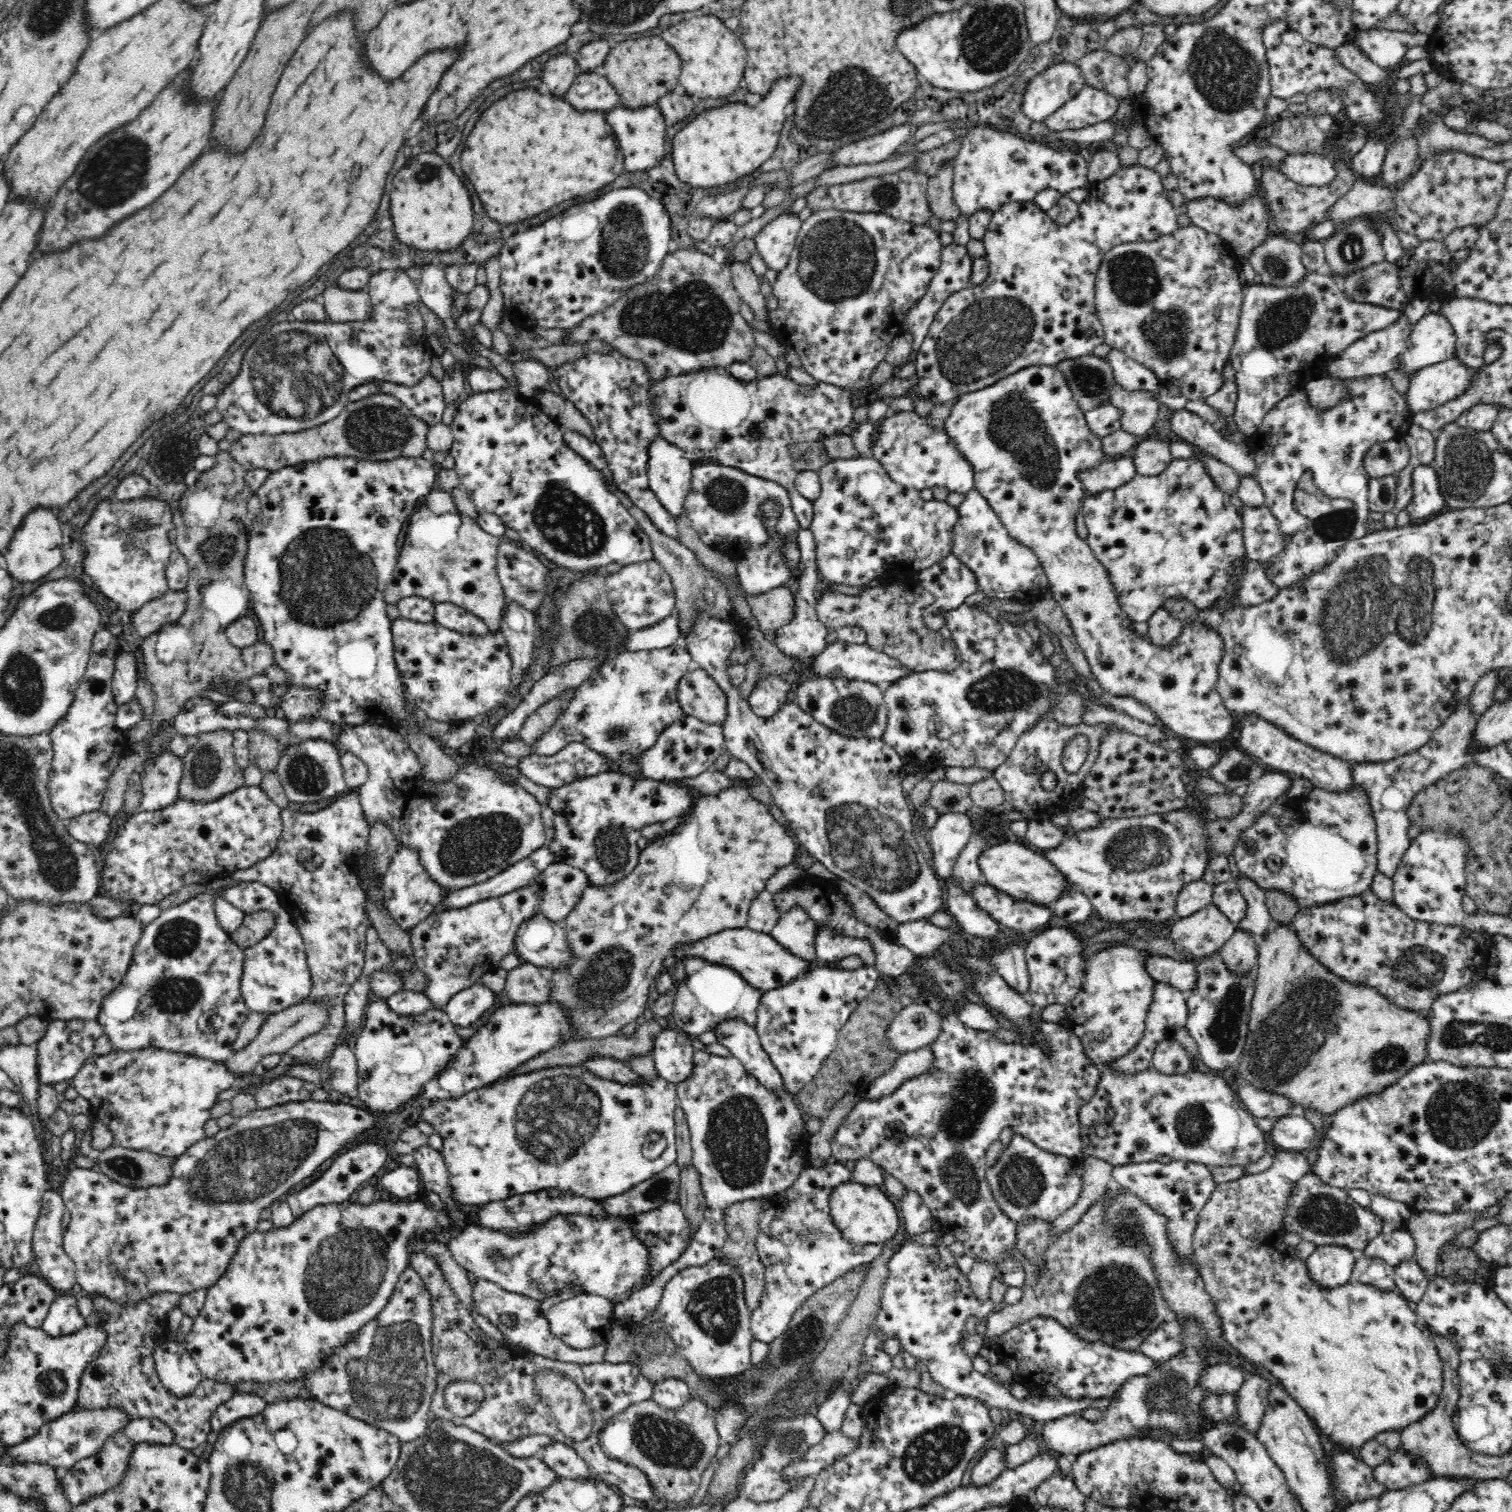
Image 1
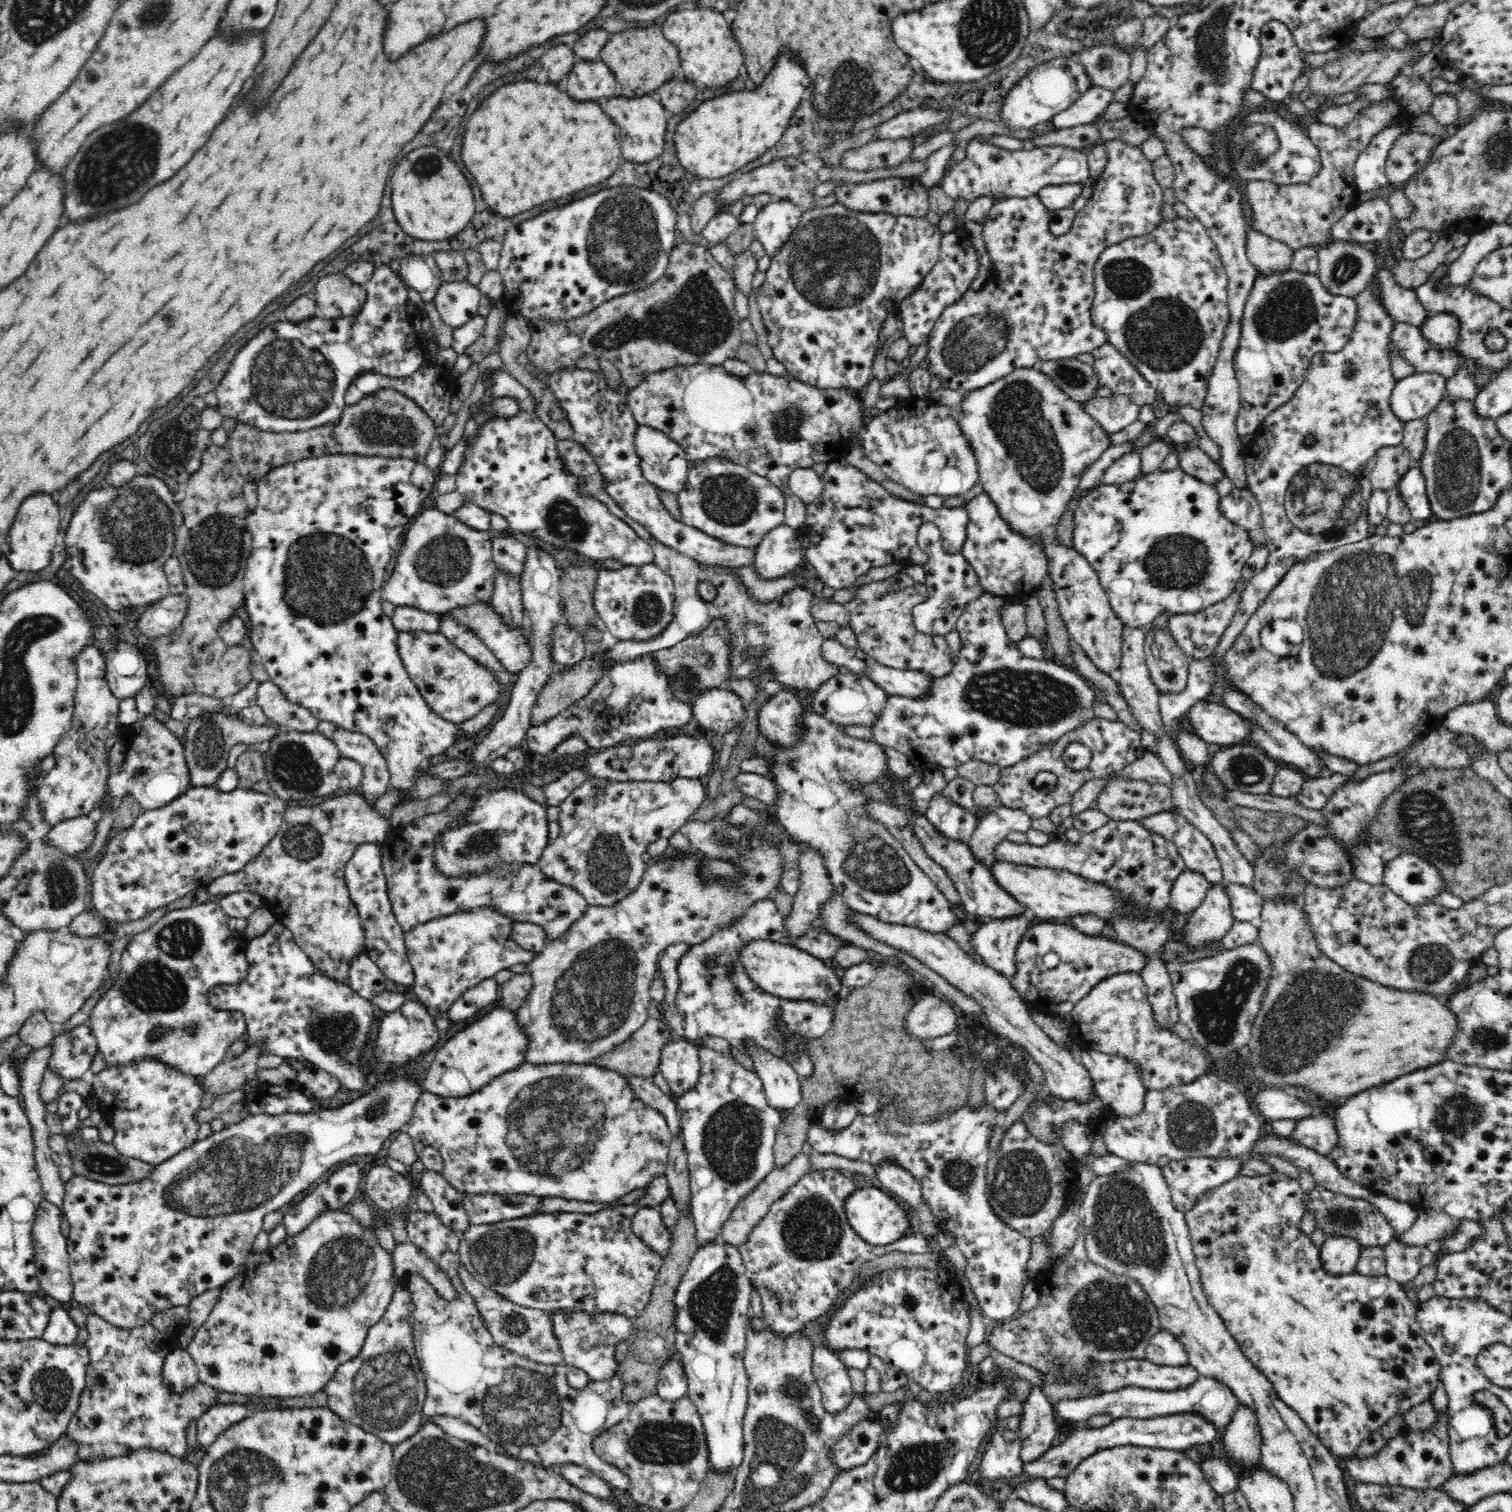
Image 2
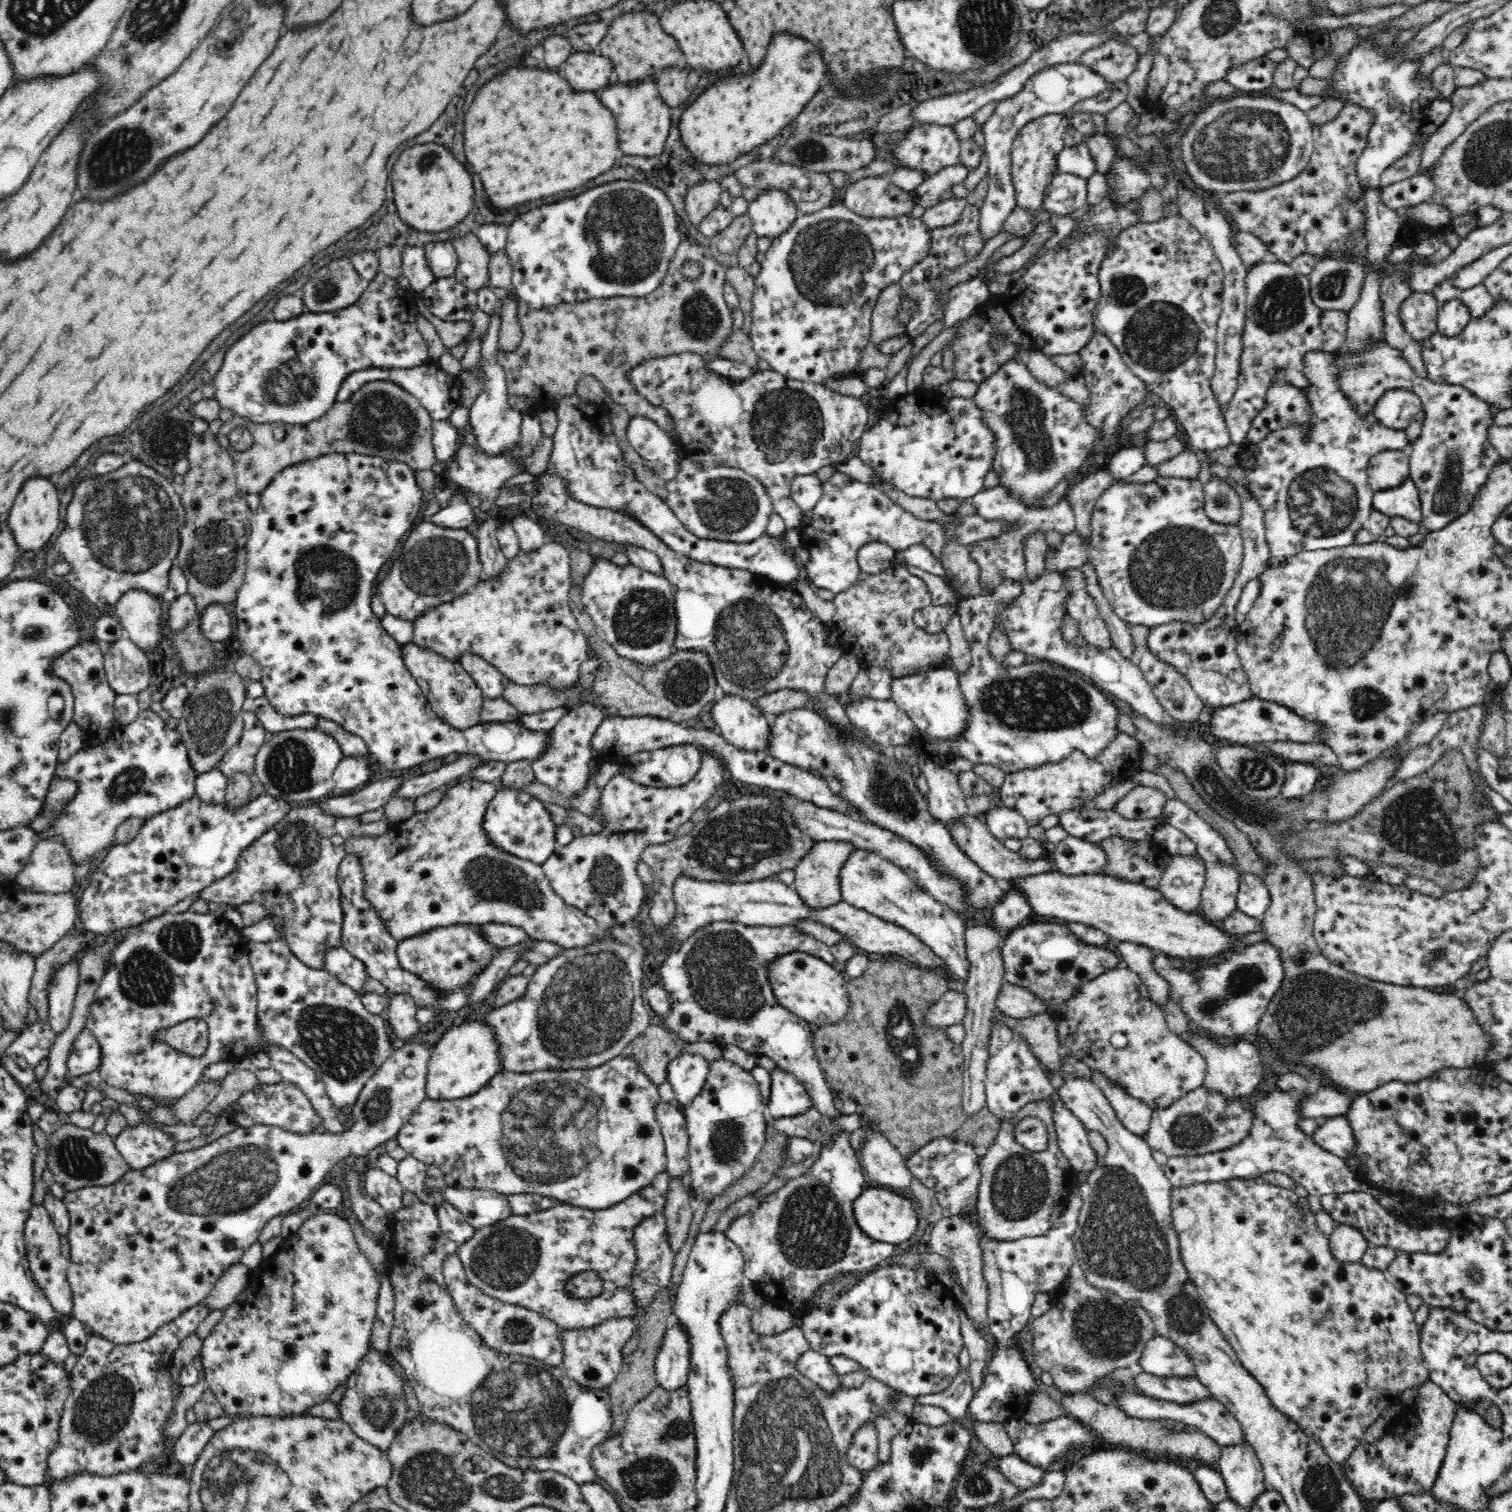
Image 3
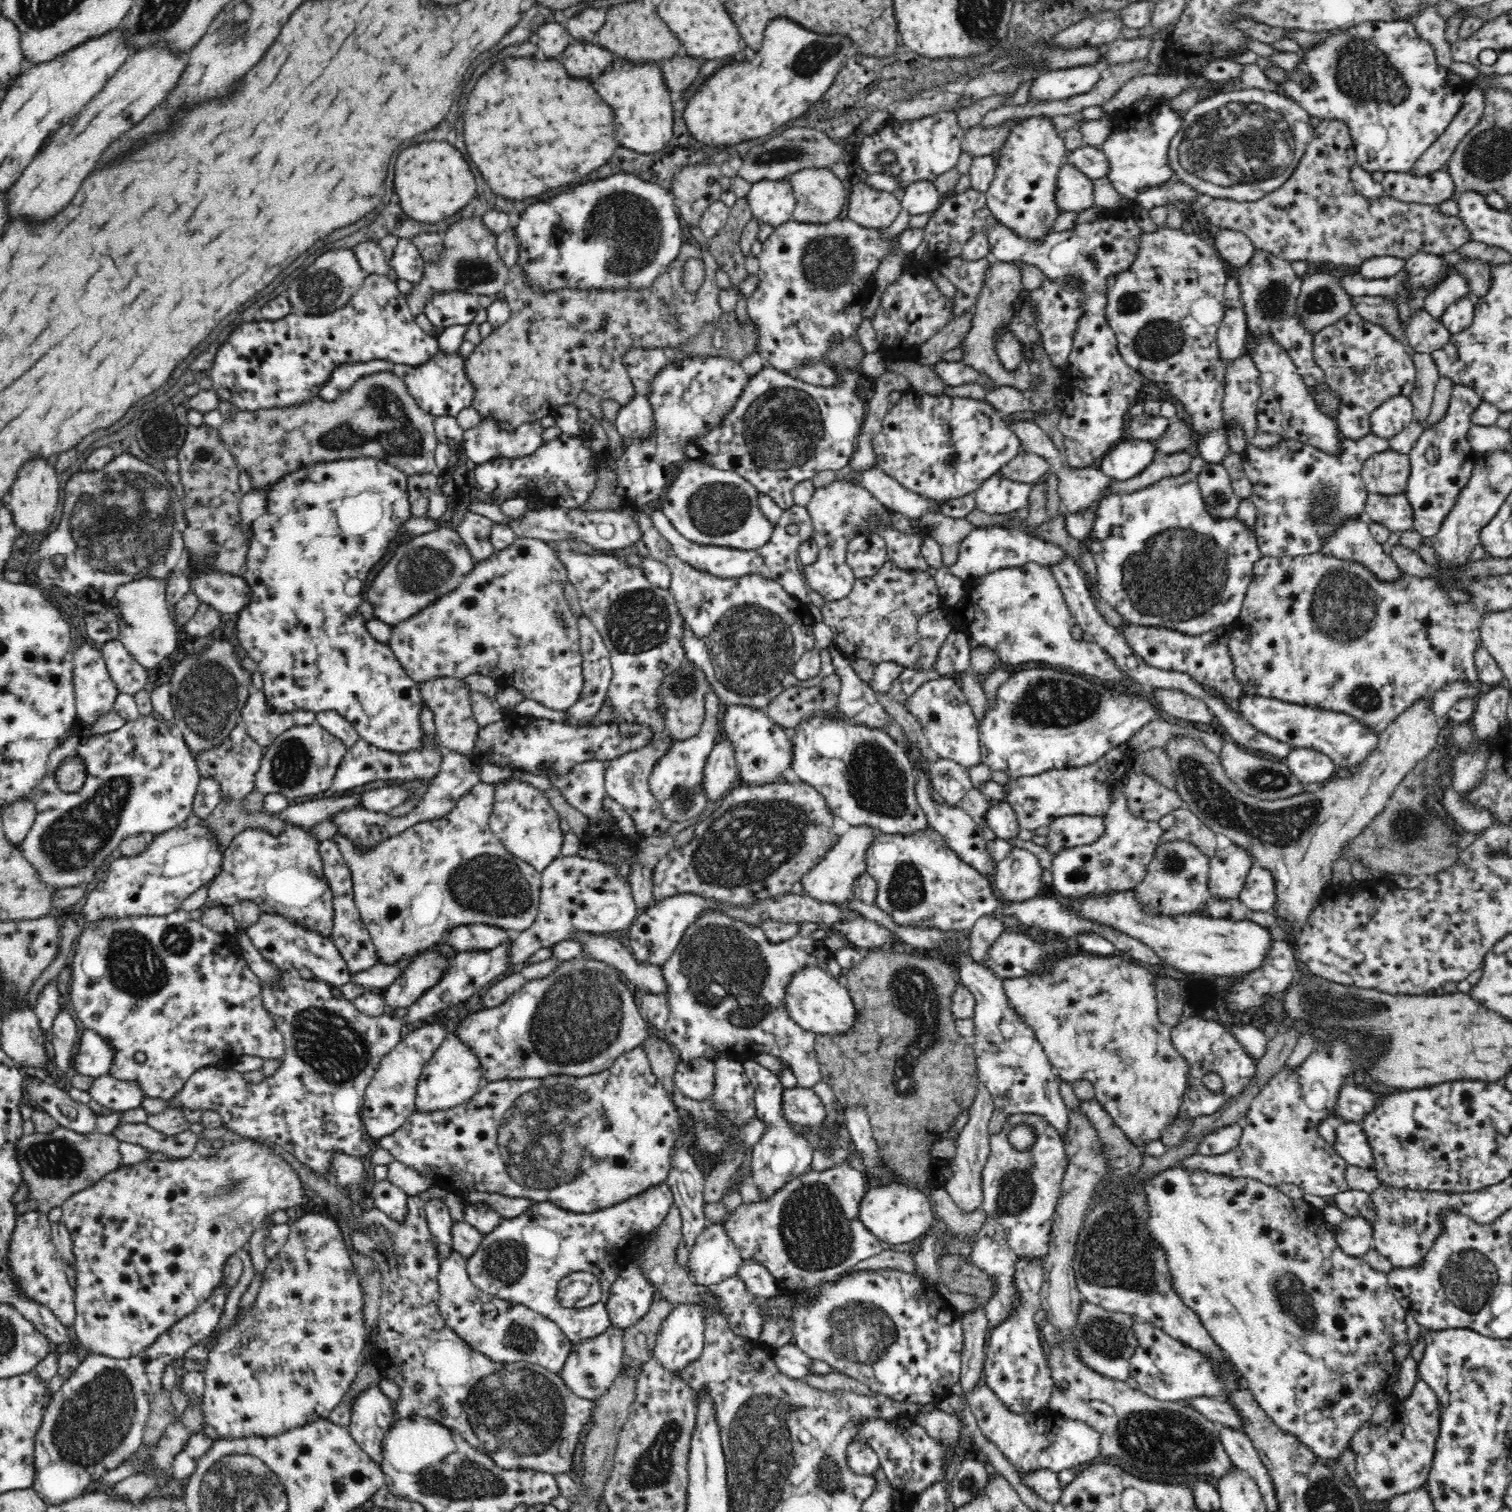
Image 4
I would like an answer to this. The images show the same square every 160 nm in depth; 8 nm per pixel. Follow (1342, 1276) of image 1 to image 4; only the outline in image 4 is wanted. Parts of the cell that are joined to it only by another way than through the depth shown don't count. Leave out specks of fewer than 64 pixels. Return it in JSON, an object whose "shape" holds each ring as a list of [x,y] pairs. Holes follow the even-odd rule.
{"shape":[[[1345,1215],[1334,1233],[1340,1248],[1350,1256],[1364,1256],[1372,1248],[1373,1225],[1361,1216]]]}

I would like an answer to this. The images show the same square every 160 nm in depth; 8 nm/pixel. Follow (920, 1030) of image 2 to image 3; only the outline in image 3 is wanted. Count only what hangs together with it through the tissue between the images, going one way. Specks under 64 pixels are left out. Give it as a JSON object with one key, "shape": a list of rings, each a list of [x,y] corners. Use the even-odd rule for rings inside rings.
{"shape":[[[950,989],[927,1010],[925,1020],[930,1026],[946,1028],[962,1023],[966,1011],[967,996],[965,992]]]}

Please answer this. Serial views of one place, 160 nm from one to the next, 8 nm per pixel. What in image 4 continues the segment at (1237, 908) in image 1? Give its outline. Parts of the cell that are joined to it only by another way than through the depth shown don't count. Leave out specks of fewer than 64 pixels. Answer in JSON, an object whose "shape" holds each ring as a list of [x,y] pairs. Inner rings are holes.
{"shape":[[[1254,865],[1248,873],[1239,899],[1250,908],[1266,912],[1274,908],[1277,902],[1276,885],[1272,873],[1263,866]]]}

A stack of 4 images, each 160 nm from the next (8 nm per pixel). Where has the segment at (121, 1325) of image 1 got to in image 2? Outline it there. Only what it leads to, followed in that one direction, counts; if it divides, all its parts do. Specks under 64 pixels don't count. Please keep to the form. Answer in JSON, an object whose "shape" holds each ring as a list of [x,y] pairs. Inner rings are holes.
{"shape":[[[172,1307],[155,1317],[152,1324],[144,1328],[121,1330],[96,1314],[87,1313],[88,1338],[84,1342],[88,1349],[86,1386],[65,1432],[68,1441],[76,1443],[76,1462],[108,1460],[141,1448],[180,1458],[188,1448],[188,1422],[216,1404],[218,1391],[204,1382],[198,1380],[193,1386],[178,1391],[163,1380],[165,1358],[172,1352],[166,1344],[170,1344],[173,1332],[178,1334],[191,1326],[189,1308]],[[159,1342],[164,1350],[156,1350]]]}

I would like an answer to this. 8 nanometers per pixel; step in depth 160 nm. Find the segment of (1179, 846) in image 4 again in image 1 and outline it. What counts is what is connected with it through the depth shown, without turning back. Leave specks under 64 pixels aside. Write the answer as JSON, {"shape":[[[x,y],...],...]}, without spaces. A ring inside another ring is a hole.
{"shape":[[[1202,878],[1184,884],[1176,898],[1176,918],[1190,916],[1210,904],[1210,902],[1213,902],[1213,888],[1214,885],[1208,884]]]}

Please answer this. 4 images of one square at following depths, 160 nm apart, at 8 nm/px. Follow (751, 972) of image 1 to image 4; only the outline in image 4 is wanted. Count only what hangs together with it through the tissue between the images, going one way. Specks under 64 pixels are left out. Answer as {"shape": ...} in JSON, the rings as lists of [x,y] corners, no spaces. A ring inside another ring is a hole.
{"shape":[[[806,967],[788,983],[785,1005],[794,1022],[808,1032],[822,1036],[848,1036],[857,1021],[857,1010],[843,981],[837,981],[820,967]]]}

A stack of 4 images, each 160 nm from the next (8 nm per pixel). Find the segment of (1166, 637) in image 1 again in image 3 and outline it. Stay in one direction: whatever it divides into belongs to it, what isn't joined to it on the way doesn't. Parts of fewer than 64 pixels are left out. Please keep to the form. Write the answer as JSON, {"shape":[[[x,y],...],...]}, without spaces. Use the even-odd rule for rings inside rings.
{"shape":[[[1148,647],[1142,654],[1139,667],[1154,697],[1168,715],[1177,721],[1198,721],[1205,704],[1193,692],[1192,685],[1182,673],[1176,671],[1172,665],[1156,659]]]}

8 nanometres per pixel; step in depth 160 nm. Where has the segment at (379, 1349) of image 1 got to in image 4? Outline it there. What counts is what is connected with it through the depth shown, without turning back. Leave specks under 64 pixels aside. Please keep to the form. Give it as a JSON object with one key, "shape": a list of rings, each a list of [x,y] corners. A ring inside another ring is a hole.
{"shape":[[[378,1385],[371,1387],[364,1393],[357,1396],[351,1413],[351,1422],[349,1424],[350,1434],[357,1442],[364,1454],[368,1455],[372,1461],[380,1465],[383,1459],[383,1440],[390,1430],[391,1425],[396,1419],[392,1401],[380,1391]]]}

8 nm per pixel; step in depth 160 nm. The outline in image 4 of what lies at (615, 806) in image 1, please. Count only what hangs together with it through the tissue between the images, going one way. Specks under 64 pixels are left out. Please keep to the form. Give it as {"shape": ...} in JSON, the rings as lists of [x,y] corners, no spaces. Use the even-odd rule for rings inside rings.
{"shape":[[[664,733],[638,750],[630,750],[626,754],[606,762],[605,794],[623,806],[624,810],[632,817],[635,828],[646,836],[658,837],[666,832],[671,825],[670,821],[664,819],[664,815],[660,813],[660,805],[656,803],[654,795],[650,793],[649,776],[658,760],[670,750],[673,742],[673,738],[668,733]],[[730,739],[717,742],[704,767],[703,787],[709,800],[717,804],[738,784],[736,771],[735,748]],[[560,856],[542,872],[540,906],[530,928],[514,935],[510,960],[518,969],[537,950],[552,947],[563,940],[574,938],[576,933],[612,932],[624,930],[639,915],[632,900],[629,881],[618,879],[614,869],[595,860],[576,856]]]}

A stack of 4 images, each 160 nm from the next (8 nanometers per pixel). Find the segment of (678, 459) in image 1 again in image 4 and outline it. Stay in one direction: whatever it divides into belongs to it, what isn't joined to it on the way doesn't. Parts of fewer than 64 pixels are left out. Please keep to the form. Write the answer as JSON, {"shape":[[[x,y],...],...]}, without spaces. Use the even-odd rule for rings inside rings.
{"shape":[[[636,394],[630,402],[620,404],[613,422],[622,437],[642,439],[654,432],[653,412],[645,395]]]}

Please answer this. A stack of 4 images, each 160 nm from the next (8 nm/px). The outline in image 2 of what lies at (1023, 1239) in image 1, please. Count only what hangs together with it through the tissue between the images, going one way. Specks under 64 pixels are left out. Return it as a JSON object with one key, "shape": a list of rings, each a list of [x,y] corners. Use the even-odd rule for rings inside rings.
{"shape":[[[1079,1235],[1077,1241],[1073,1244],[1073,1247],[1069,1250],[1069,1253],[1057,1263],[1054,1263],[1044,1275],[1044,1286],[1039,1289],[1040,1299],[1037,1307],[1031,1312],[1024,1312],[1020,1318],[1013,1318],[1000,1326],[996,1326],[992,1332],[989,1332],[989,1342],[996,1349],[1009,1356],[1010,1358],[1024,1363],[1040,1372],[1043,1372],[1047,1379],[1052,1382],[1072,1384],[1075,1380],[1077,1382],[1084,1382],[1089,1376],[1089,1368],[1094,1368],[1096,1365],[1106,1364],[1109,1362],[1116,1362],[1119,1360],[1130,1360],[1130,1359],[1146,1359],[1146,1349],[1148,1341],[1158,1331],[1160,1331],[1159,1317],[1156,1311],[1156,1307],[1148,1299],[1148,1295],[1144,1293],[1144,1289],[1130,1277],[1118,1276],[1110,1273],[1110,1271],[1104,1270],[1104,1267],[1096,1265],[1088,1259],[1086,1255],[1086,1247],[1084,1247],[1084,1239],[1082,1235]]]}

